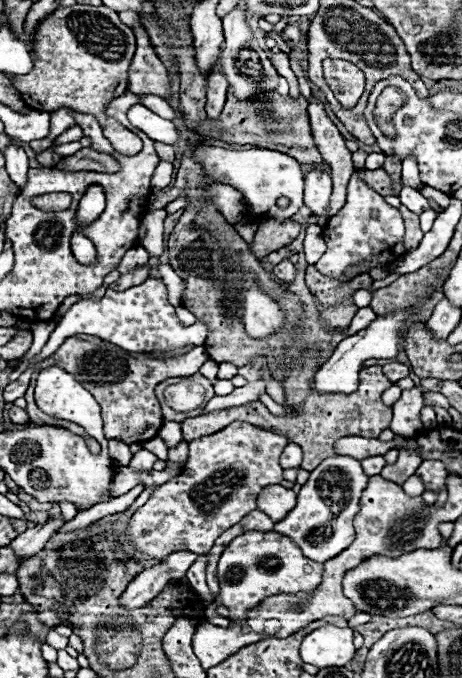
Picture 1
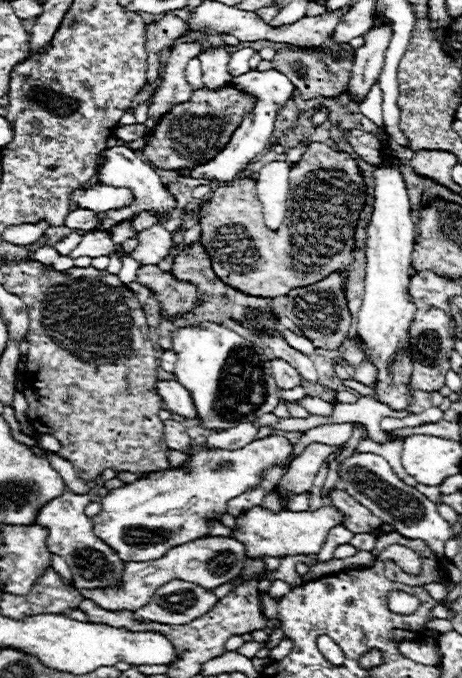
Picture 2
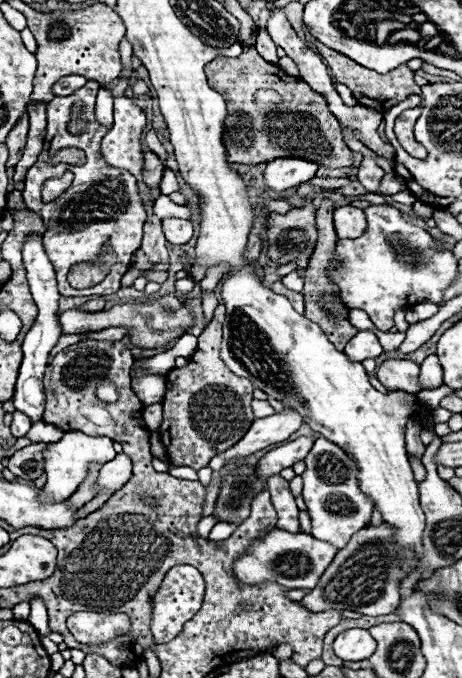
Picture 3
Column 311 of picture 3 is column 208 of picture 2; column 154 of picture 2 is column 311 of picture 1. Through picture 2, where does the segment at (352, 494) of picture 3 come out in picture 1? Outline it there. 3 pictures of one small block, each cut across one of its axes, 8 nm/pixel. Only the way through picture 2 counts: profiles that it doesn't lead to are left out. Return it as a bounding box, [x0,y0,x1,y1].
[274,456,368,562]

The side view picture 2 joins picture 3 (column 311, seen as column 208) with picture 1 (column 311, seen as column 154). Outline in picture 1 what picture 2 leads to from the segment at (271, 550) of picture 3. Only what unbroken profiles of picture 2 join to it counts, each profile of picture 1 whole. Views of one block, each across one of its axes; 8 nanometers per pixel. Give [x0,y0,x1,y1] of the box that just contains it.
[214,532,324,620]

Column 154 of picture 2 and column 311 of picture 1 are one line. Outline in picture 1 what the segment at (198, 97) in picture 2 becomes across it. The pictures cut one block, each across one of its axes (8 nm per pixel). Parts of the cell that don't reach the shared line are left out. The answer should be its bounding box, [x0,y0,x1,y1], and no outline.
[218,88,326,166]

